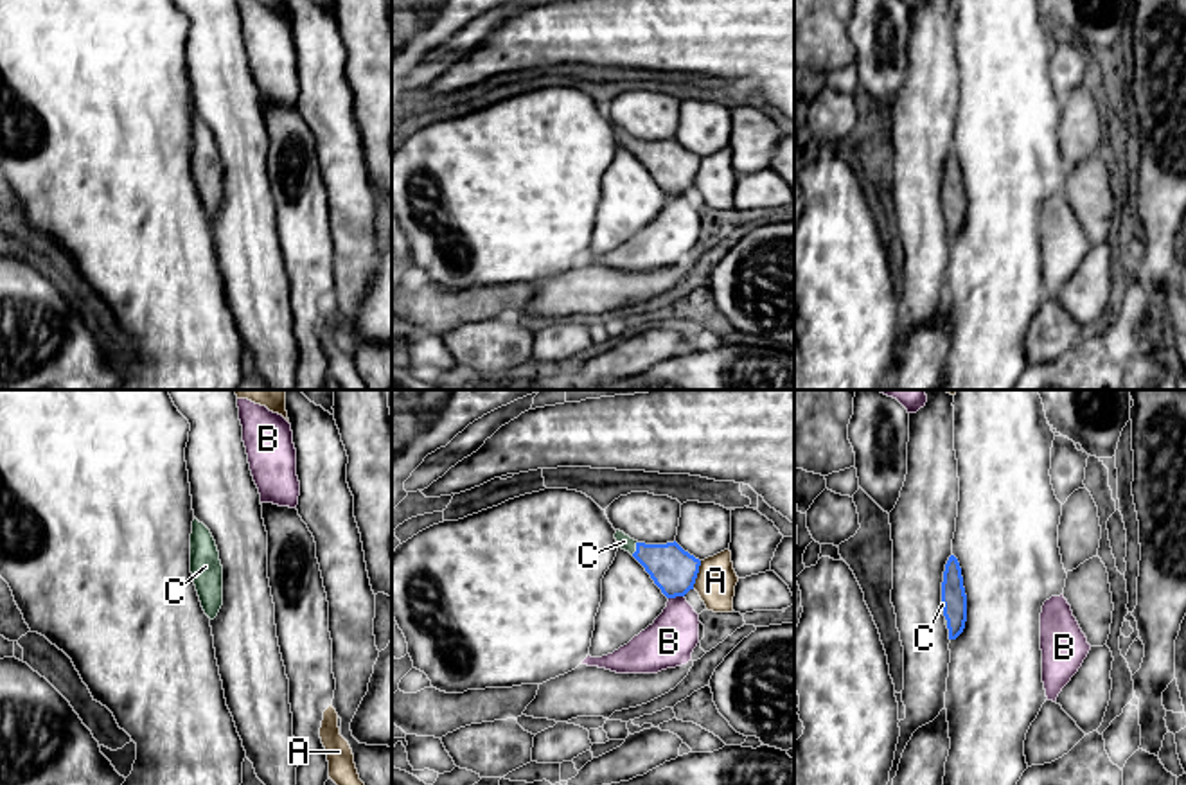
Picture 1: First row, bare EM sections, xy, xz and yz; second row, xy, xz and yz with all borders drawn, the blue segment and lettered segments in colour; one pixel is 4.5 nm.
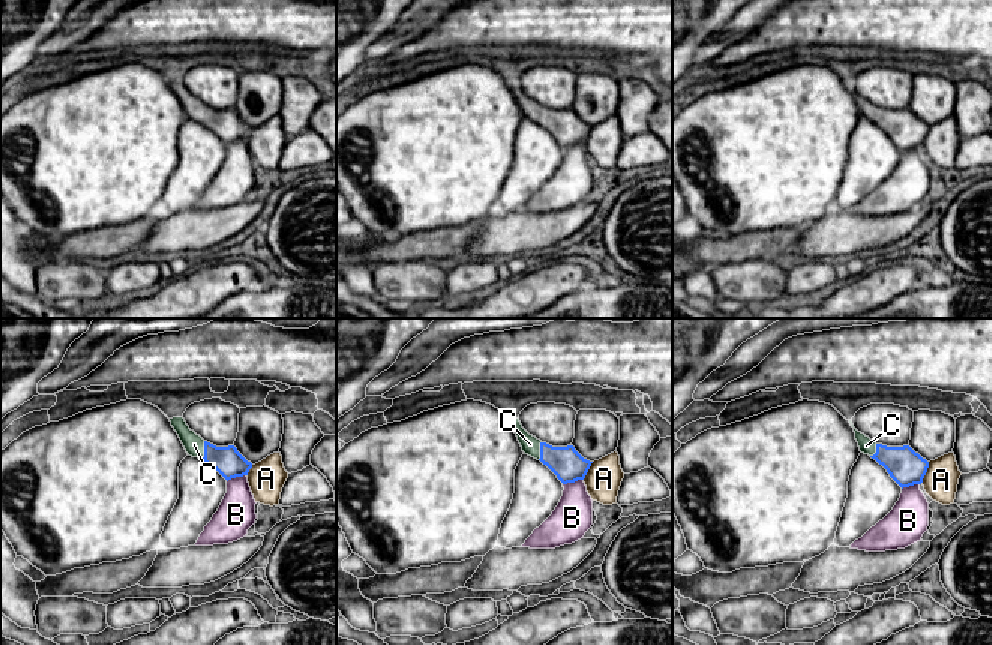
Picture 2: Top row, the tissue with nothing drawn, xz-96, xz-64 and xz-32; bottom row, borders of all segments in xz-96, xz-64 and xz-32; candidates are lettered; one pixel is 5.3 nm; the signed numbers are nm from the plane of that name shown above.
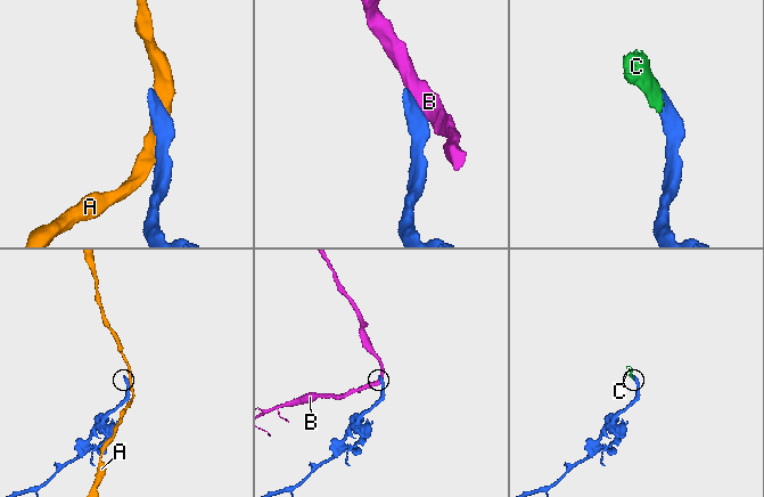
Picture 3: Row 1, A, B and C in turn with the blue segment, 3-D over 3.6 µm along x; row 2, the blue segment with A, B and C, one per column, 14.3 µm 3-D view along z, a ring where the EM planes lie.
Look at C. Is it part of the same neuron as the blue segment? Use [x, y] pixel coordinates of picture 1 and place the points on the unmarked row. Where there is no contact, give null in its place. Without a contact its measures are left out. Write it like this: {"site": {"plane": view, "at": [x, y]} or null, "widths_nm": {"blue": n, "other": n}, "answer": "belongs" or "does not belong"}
{"site": {"plane": "xz", "at": [637, 146]}, "widths_nm": {"blue": 200, "other": 70}, "answer": "belongs"}

